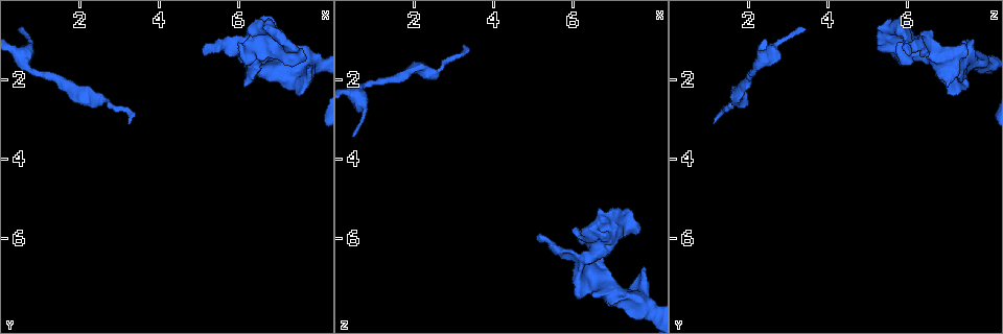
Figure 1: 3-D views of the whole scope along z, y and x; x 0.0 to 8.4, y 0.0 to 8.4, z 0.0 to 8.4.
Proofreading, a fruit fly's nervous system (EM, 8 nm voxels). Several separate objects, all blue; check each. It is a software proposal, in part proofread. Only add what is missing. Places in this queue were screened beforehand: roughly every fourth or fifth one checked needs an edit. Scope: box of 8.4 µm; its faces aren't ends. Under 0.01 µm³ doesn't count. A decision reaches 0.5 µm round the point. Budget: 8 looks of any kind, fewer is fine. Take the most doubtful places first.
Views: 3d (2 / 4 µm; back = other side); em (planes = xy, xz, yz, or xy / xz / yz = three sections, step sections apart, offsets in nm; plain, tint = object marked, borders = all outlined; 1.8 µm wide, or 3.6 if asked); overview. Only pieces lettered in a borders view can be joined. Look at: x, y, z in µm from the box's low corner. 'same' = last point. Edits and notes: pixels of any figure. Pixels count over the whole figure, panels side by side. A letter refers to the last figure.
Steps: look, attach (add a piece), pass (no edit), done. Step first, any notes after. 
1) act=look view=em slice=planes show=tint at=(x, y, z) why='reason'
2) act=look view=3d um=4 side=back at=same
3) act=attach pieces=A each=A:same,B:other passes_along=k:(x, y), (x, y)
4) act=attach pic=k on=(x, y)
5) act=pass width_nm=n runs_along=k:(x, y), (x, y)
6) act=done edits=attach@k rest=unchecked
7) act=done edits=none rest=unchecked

act=look view=em slice=planes show=tint at=(2.70, 2.50, 1.80) why='sudden change in width'

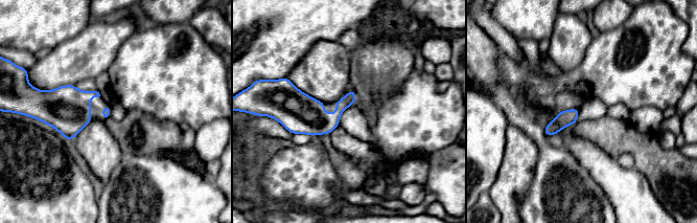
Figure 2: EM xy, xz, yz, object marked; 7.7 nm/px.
act=look view=em slice=planes show=borders at=same why='what lies round it'

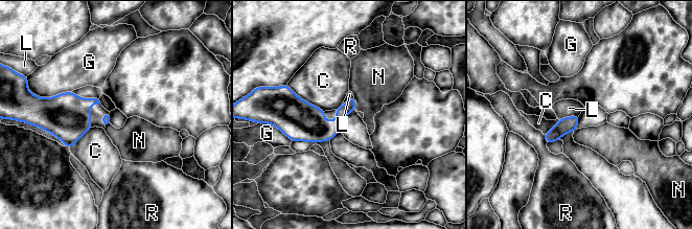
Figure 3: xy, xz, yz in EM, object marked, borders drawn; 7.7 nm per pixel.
act=pass width_nm=70 longest_contact=C:360nm each=C:other,G:other,L:other,N:other,R:other found='none of them fits'

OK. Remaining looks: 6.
act=look view=3d um=2 at=(6.35, 1.65, 7.15)

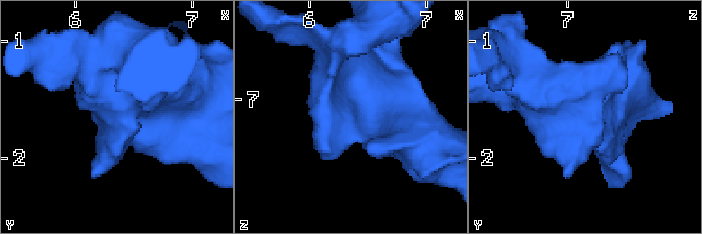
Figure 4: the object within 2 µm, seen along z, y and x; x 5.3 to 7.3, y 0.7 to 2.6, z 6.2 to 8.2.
act=look view=em slice=planes show=borders at=(6.42, 1.60, 7.18) why='now the EM'

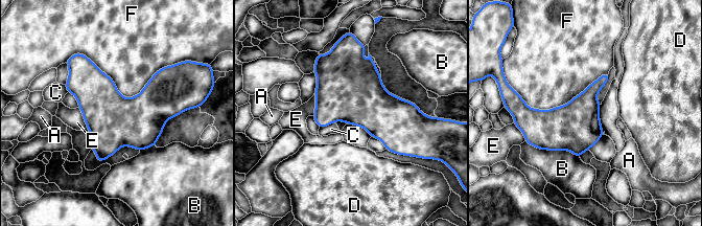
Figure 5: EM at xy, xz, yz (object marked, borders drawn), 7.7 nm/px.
act=pass width_nm=380 each=A:other,B:other,C:other,D:other,E:other,F:other border=5:(65, 62), (173, 65) found='none of them fits'

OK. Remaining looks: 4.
act=look view=3d um=2 at=(7.50, 1.25, 5.70) why='an open end'

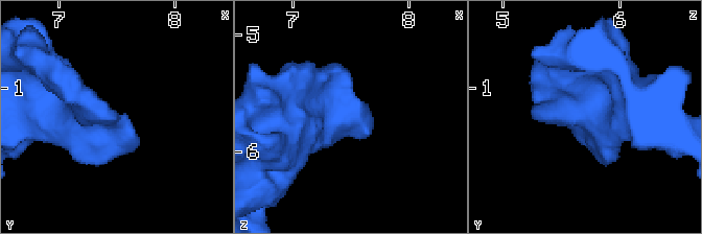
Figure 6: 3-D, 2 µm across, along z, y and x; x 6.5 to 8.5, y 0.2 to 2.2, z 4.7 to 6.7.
act=look view=em slice=planes show=borders at=(7.56, 1.22, 5.62)

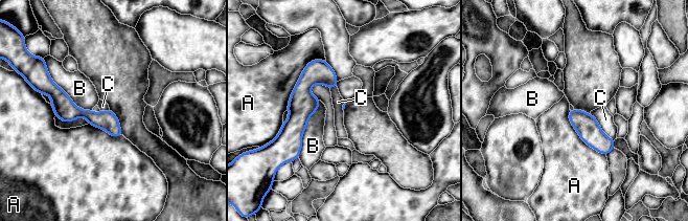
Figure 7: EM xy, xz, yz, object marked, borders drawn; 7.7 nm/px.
act=pass each=A:other,B:other,C:other runs_along=7:(51, 87), (74, 112), (119, 133) found='no lettered piece goes on from it'

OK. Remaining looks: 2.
act=done edits=none rest=unchecked

